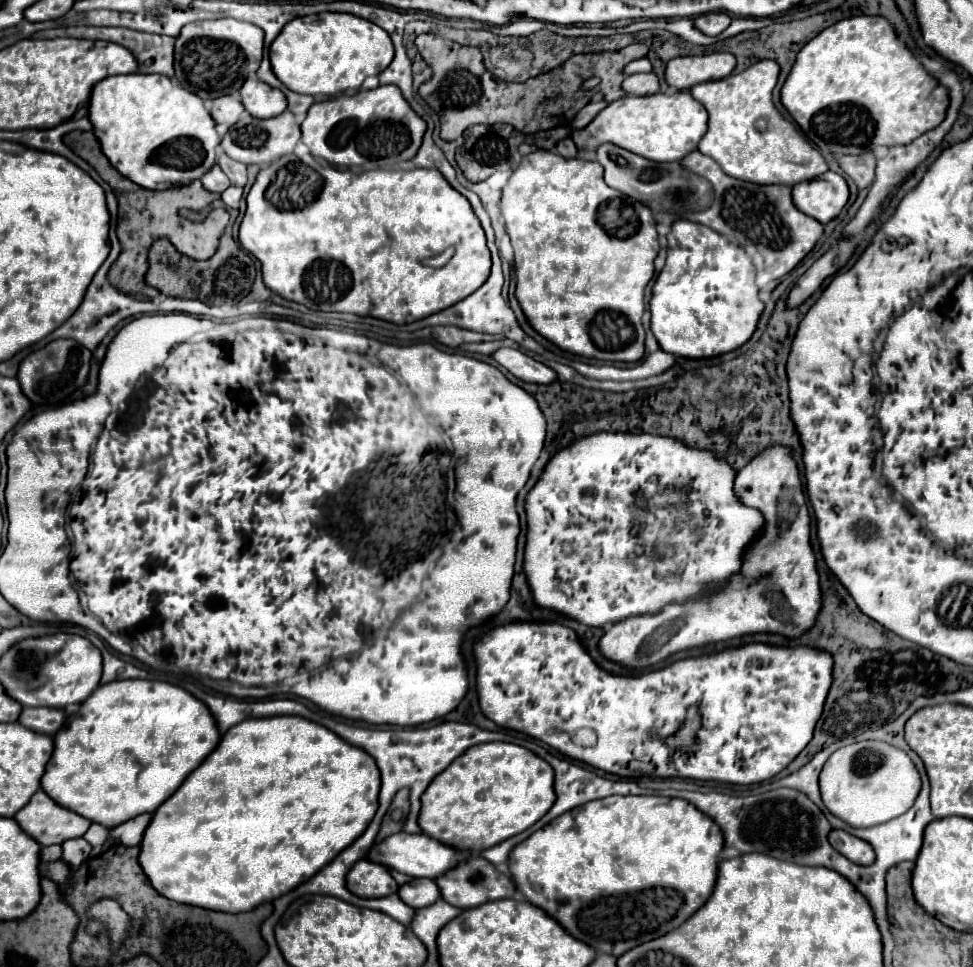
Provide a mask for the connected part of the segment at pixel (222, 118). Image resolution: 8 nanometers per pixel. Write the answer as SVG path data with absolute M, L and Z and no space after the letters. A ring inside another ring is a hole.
M216 98L214 106L212 106L212 118L218 122L218 124L236 124L240 120L244 112L244 106L240 100L236 98Z

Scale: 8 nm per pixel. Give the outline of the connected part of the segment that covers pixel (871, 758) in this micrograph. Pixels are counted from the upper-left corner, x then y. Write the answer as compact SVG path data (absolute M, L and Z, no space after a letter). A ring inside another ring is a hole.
M864 740L838 748L820 772L826 808L854 828L870 828L902 816L916 800L922 780L910 756L886 742Z

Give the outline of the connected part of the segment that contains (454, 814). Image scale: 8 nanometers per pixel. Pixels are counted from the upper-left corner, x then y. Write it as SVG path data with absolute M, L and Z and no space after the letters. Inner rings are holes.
M506 742L478 744L432 780L422 798L418 824L438 842L482 852L536 824L556 802L552 782L552 766L528 748Z

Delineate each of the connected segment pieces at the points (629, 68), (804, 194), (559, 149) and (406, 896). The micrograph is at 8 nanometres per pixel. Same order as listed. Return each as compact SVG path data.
M642 58L642 60L636 60L636 62L626 64L624 74L626 74L626 76L630 76L630 74L634 74L634 72L650 72L650 70L652 70L652 66L650 66L648 58Z
M826 172L824 178L800 182L792 188L794 206L806 216L816 218L820 224L830 222L840 214L848 202L848 184L836 172Z
M564 138L564 140L560 140L560 142L556 144L554 152L560 154L560 156L564 156L564 158L576 158L578 148L576 148L576 144L572 142L572 138Z
M412 880L404 886L400 886L398 890L398 896L408 904L412 906L414 910L418 908L426 908L430 904L434 904L438 898L440 898L440 890L436 886L434 880Z

